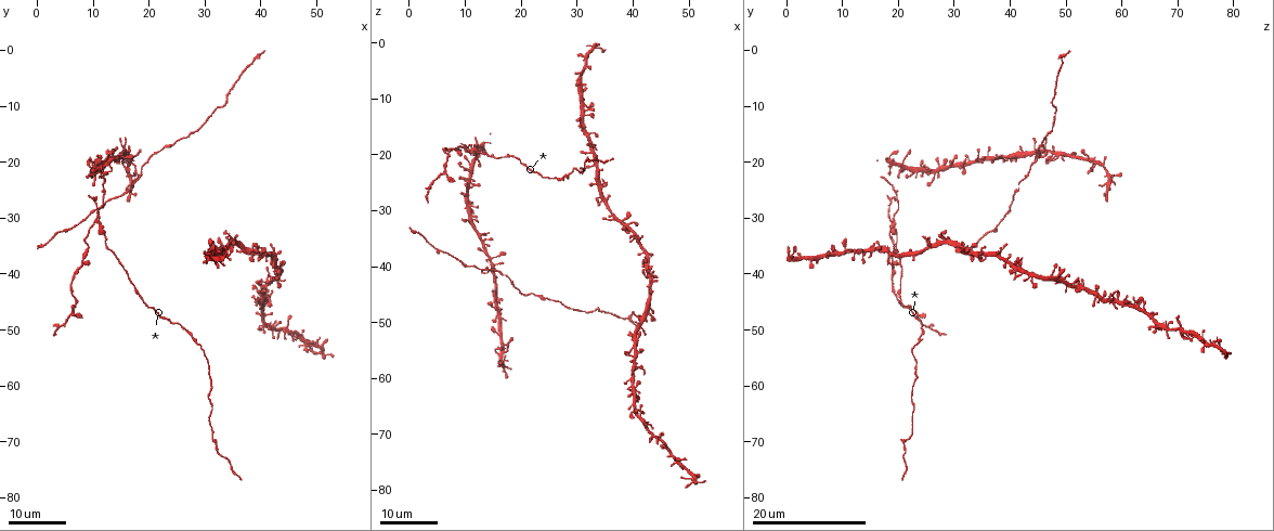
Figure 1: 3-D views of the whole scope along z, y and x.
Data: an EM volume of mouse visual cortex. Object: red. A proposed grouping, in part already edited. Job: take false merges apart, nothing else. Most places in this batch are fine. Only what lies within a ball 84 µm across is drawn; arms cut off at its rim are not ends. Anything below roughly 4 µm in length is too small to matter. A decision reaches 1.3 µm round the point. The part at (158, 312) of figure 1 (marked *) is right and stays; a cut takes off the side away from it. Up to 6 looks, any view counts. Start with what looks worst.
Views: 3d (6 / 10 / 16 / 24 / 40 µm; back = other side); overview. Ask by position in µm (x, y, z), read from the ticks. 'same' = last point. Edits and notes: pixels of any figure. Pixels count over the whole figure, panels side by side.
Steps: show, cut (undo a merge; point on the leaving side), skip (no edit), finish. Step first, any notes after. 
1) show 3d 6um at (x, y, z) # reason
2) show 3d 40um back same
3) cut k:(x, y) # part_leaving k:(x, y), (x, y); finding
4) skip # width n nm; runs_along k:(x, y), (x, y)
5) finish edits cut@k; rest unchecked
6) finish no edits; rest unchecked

show 3d 16um at (16.0, 18.0, 46.5) # a fork

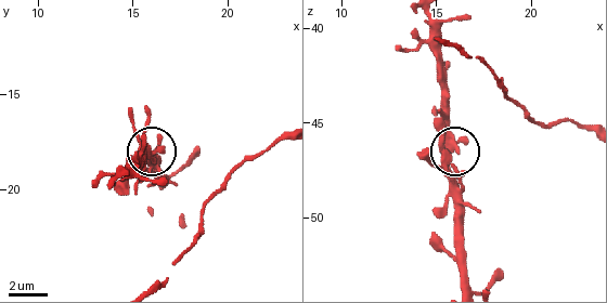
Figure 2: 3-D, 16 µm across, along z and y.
show 3d 10um at (16.2, 18.2, 46.0)

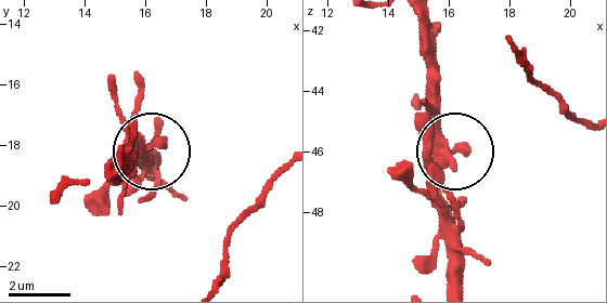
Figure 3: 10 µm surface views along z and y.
skip # arms 3; one cell here

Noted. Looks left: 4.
show 3d 24um at (4.5, 32.5, 36.5) # side arm on a straight run

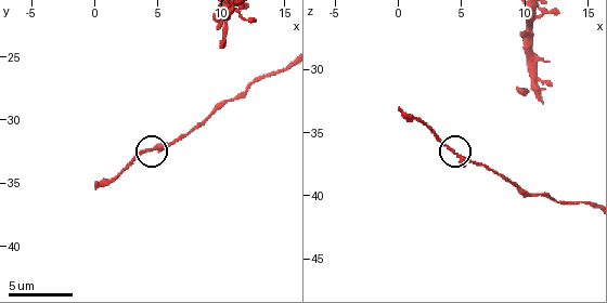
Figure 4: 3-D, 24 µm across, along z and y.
show 3d 10um at (4.6, 32.2, 36.6) # closer look

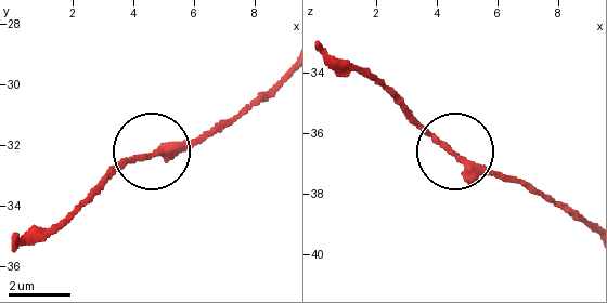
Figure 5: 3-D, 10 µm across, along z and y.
show 3d 6um at (4.5, 32.4, 36.6)

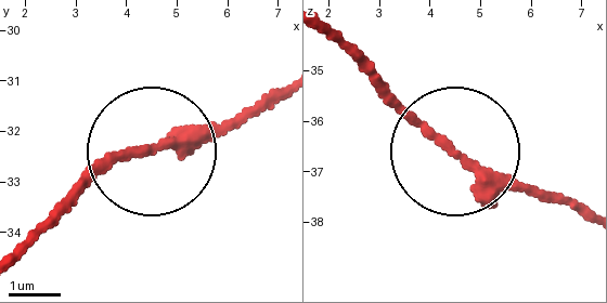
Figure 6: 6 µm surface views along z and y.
skip # arms 3; runs_along 6:(280, 86), (228, 120), (125, 155), (64, 211); continuous, no second cell

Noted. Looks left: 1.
finish no edits; rest unchecked

